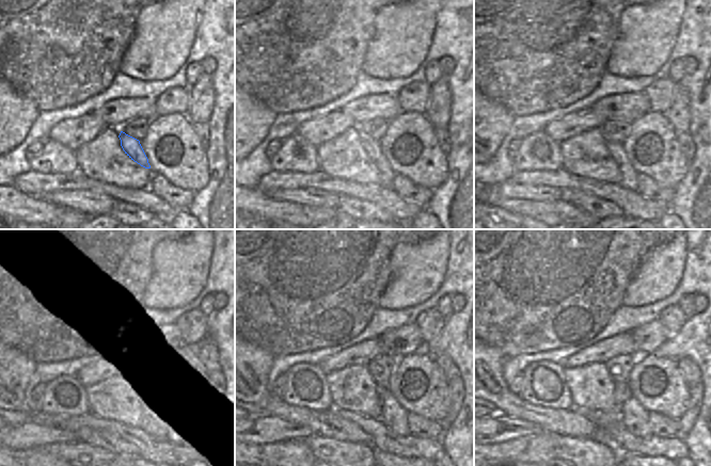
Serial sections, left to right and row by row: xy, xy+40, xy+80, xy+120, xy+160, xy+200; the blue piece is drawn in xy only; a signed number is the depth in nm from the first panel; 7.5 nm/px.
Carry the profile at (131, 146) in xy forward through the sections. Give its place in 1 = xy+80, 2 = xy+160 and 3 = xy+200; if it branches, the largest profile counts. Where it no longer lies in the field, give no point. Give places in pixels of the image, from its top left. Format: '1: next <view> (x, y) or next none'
1: next xy+80 (628, 174)
2: next xy+160 (394, 416)
3: next xy+200 (634, 416)

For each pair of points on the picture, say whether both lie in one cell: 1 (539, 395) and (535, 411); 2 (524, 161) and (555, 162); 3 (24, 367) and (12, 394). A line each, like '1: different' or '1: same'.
1: different
2: same
3: same

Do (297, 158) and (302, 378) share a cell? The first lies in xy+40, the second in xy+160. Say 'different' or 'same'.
same

